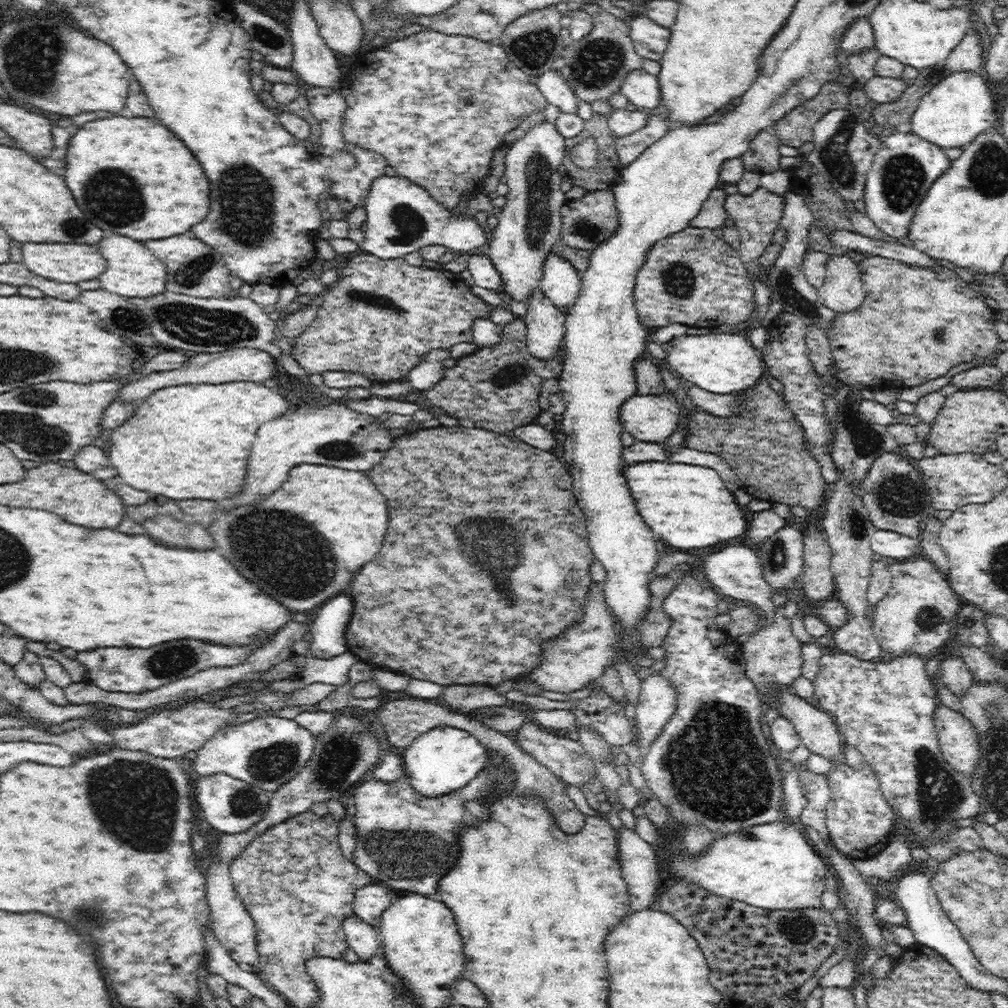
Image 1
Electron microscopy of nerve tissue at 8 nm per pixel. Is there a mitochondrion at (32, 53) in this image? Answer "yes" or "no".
yes

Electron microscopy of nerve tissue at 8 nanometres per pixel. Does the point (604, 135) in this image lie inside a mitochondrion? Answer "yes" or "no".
no

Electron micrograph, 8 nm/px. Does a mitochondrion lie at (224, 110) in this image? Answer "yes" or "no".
no

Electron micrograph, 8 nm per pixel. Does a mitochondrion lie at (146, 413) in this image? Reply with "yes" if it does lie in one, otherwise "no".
no

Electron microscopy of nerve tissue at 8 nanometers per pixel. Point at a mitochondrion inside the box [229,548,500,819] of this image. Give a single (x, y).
(339, 759)

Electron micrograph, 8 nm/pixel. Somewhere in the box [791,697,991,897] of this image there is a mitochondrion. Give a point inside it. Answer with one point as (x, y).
(938, 794)

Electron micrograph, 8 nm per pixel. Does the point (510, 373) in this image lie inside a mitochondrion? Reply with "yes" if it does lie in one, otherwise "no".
yes

